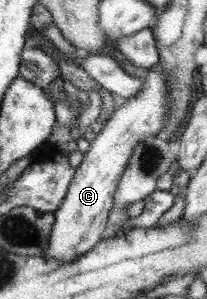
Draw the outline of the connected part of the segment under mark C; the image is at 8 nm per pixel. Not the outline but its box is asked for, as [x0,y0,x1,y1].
[41,64,168,263]

